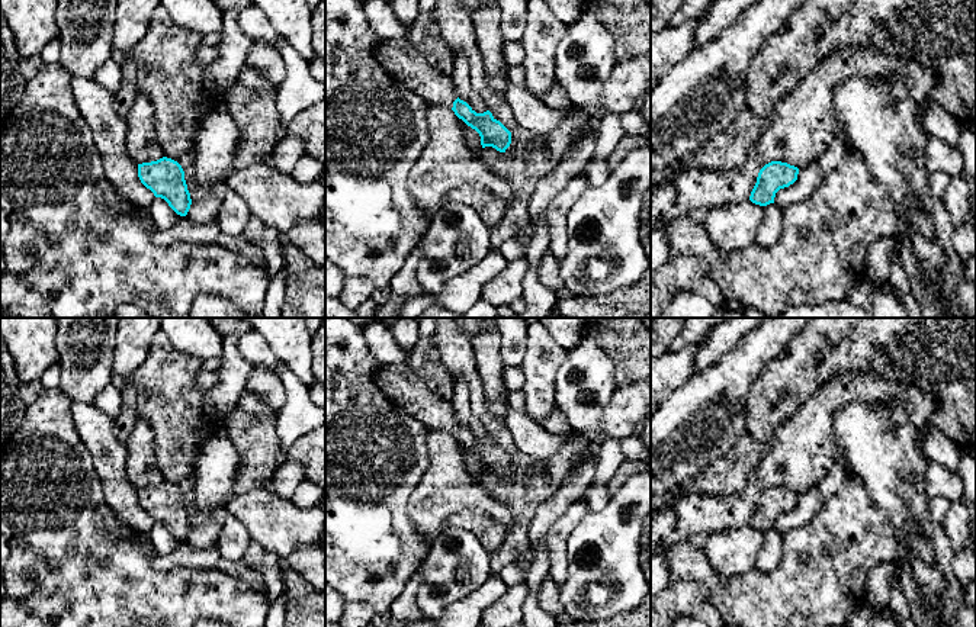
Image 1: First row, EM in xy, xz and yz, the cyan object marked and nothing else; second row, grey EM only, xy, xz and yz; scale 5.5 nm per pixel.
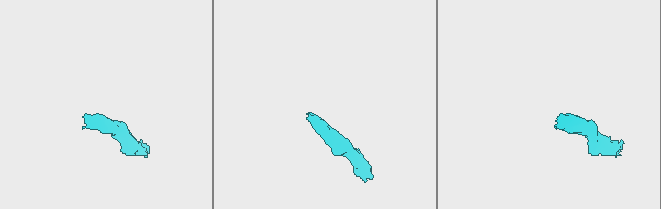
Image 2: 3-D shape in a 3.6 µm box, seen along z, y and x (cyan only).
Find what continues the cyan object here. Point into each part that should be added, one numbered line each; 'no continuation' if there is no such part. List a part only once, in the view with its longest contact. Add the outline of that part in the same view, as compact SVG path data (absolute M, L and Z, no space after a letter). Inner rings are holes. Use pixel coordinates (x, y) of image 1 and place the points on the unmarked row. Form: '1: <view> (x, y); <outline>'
1: xz (398, 382); M407 363L379 364L375 382L389 401L408 411L428 431L453 433L458 419L450 399L431 392Z

